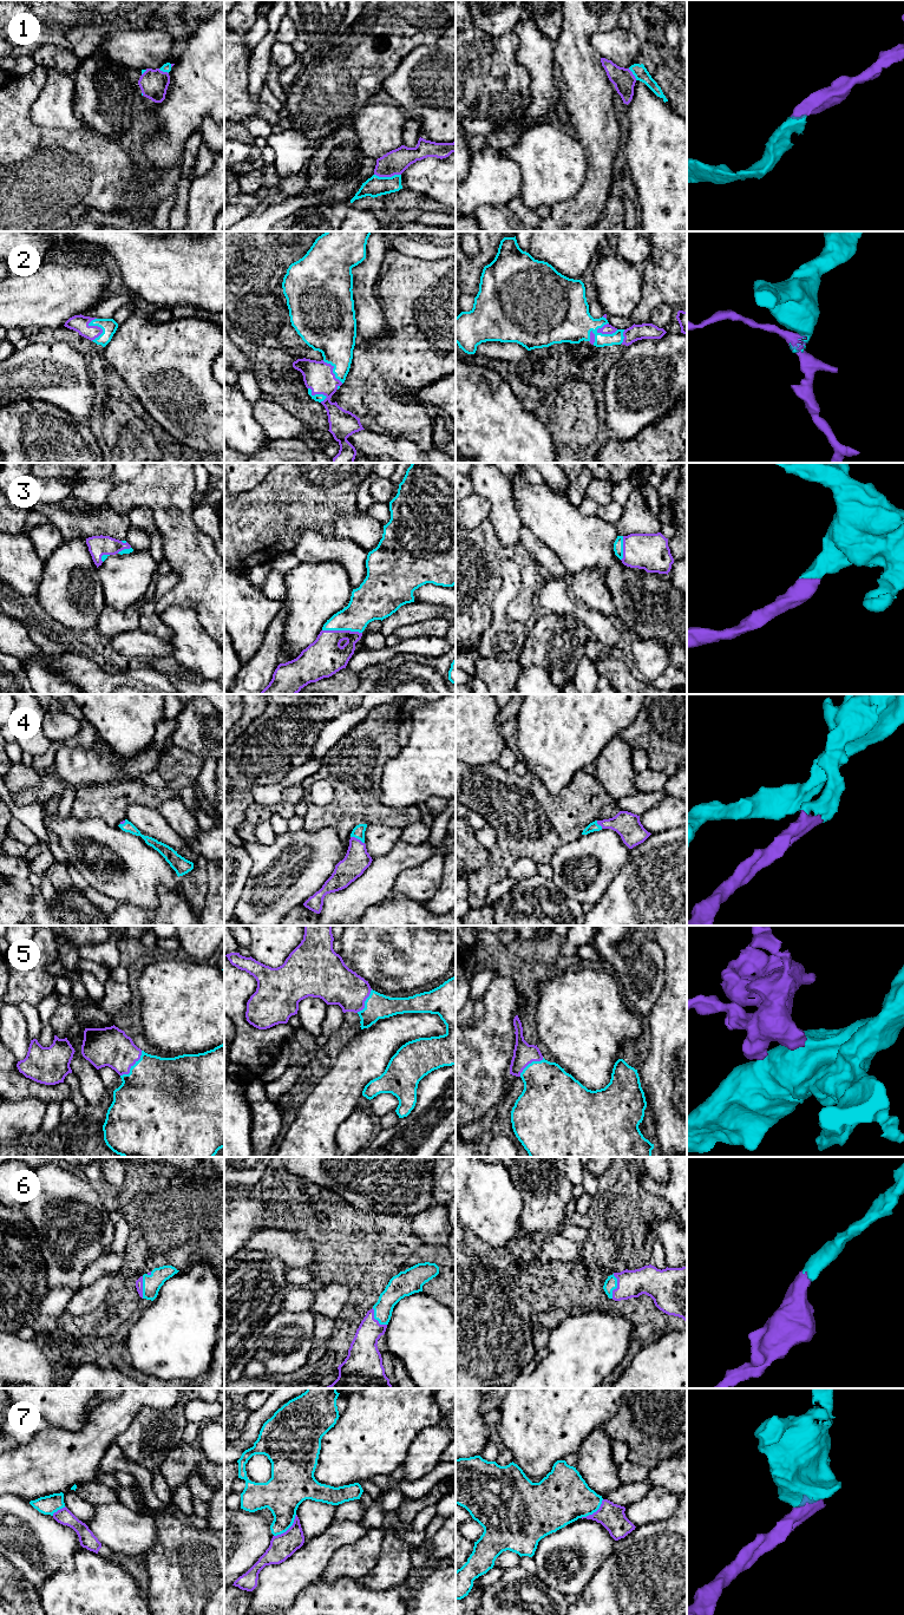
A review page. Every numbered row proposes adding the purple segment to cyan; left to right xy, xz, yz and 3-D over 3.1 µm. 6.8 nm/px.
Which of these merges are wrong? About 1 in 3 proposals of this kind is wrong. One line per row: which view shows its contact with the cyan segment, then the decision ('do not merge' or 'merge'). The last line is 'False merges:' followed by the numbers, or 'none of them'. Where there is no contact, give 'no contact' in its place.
1: contact in xz; merge
2: contact in xy; merge
3: contact in xz; merge
4: contact in xz; merge
5: contact in xy; merge
6: contact in yz; merge
7: contact in xz; do not merge
False merges: 7

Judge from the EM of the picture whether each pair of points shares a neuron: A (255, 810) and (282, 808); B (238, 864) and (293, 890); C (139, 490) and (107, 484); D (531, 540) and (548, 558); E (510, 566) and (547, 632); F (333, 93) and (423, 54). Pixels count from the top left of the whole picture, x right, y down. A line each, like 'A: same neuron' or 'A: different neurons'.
A: same neuron
B: different neurons
C: different neurons
D: same neuron
E: different neurons
F: different neurons

